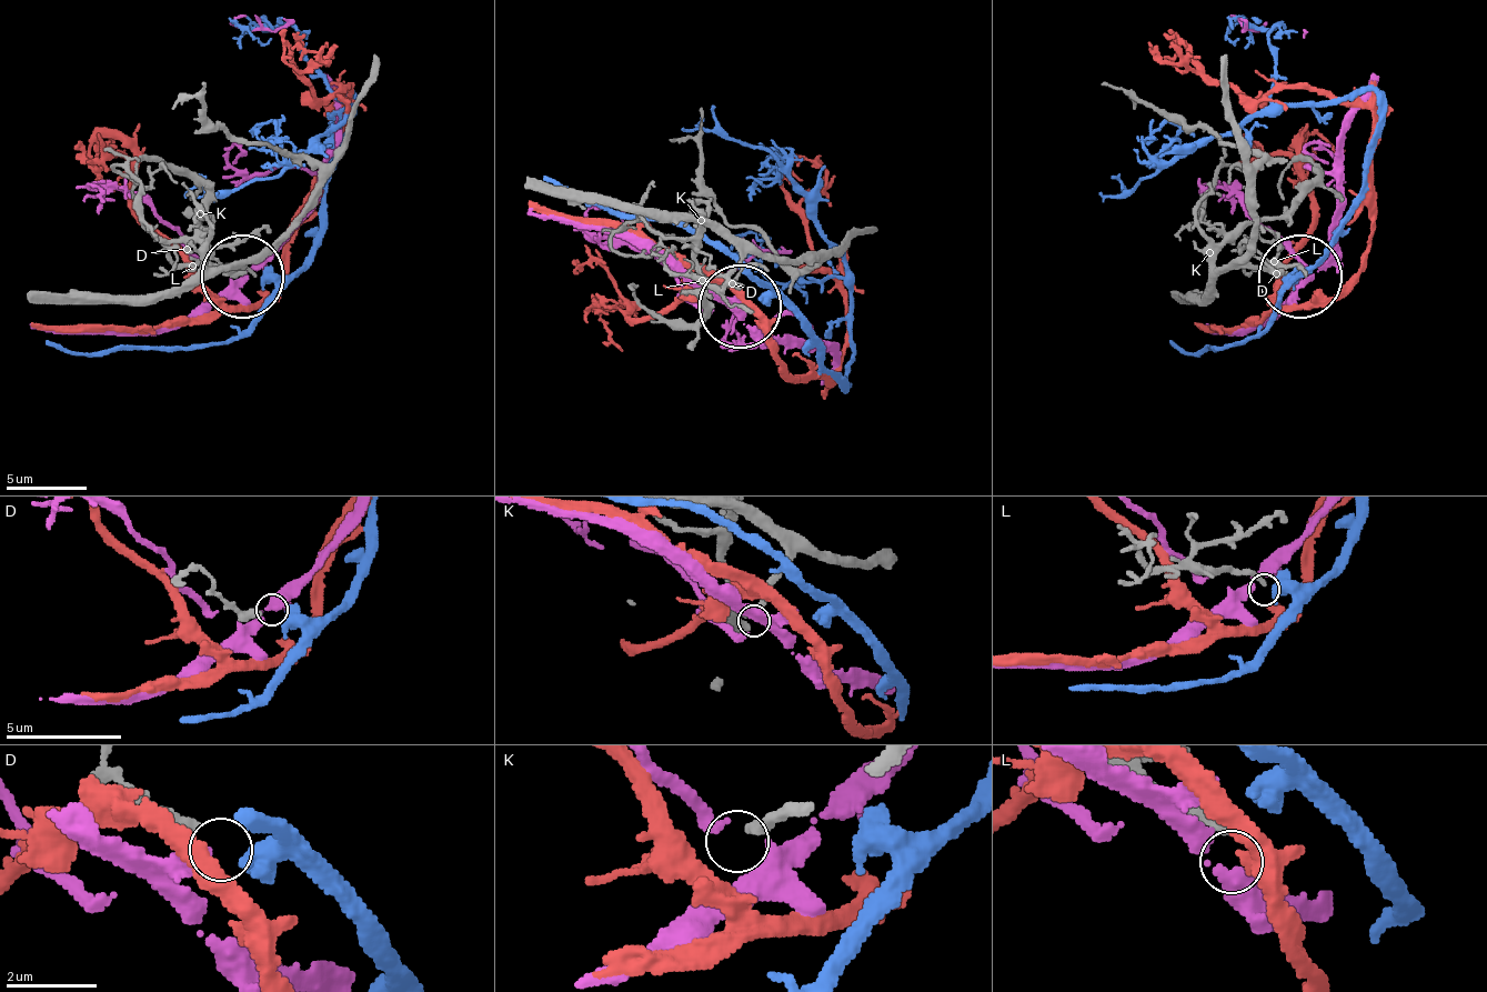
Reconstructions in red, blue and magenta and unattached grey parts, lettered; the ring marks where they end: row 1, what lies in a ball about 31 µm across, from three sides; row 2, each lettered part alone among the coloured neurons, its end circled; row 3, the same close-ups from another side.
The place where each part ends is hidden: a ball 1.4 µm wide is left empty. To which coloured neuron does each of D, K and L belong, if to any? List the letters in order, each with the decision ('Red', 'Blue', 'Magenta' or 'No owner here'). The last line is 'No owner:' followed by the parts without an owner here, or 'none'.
D: Blue
K: No owner here
L: No owner here
No owner: K, L

